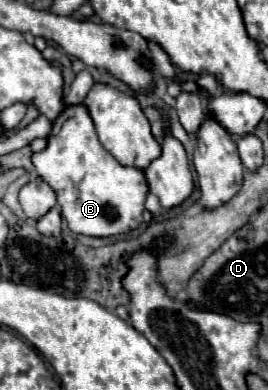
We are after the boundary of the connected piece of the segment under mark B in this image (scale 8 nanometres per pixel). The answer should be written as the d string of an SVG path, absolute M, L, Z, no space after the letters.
M84 103L66 105L48 135L44 151L32 155L36 173L56 191L68 229L88 237L112 237L134 231L142 223L148 183L144 173L122 167L102 145Z

